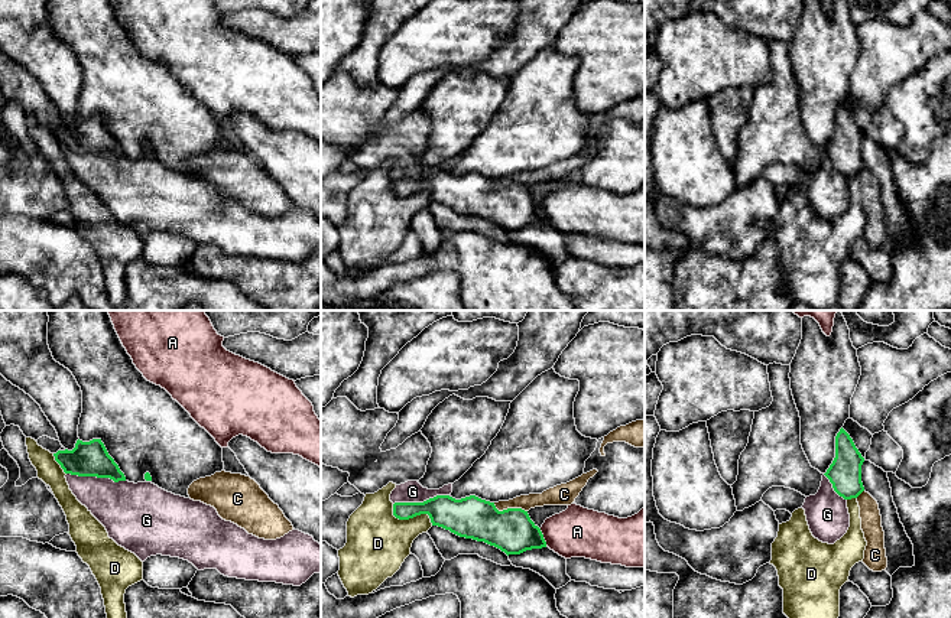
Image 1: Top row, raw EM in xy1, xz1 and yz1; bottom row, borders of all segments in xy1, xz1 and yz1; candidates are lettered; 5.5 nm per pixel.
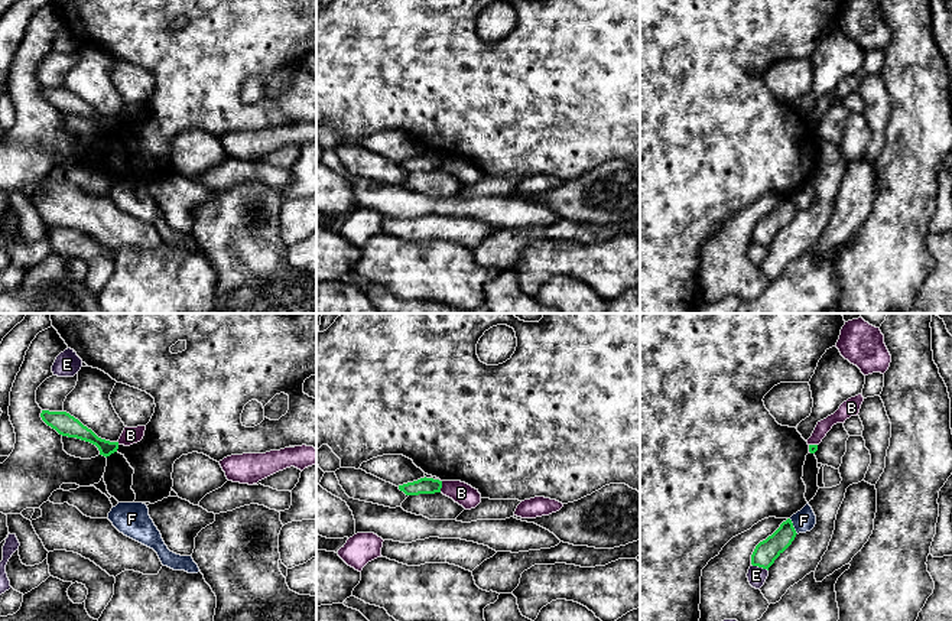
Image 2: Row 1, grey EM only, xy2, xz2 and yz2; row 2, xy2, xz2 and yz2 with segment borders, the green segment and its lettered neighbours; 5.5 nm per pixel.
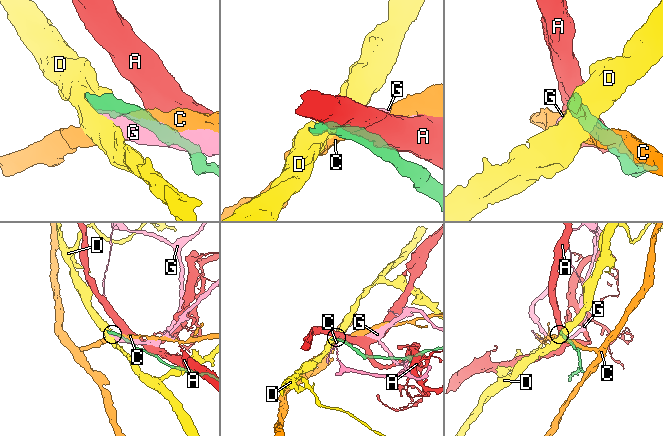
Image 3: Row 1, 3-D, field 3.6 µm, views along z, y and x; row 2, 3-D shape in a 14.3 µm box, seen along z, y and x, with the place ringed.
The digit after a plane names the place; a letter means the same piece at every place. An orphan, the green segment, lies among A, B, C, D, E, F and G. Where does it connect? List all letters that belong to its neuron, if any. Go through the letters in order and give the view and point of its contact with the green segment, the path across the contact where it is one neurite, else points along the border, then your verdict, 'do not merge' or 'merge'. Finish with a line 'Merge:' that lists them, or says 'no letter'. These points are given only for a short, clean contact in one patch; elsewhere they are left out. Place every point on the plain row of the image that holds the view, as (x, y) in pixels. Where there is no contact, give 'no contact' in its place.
A: meets green in xz1 at (542, 214); border along xz1 (539, 205), (547, 221); do not merge
B: meets green in xz2 at (441, 163); border along xz2 (442, 158), (439, 168); do not merge
C: meets green in xz1 at (509, 185); do not merge
D: meets green in xz1 at (411, 194); do not merge
E: meets green in yz2 at (760, 243); do not merge
F: meets green in yz2 at (792, 202); do not merge
G: meets green in xy1 at (96, 152); border along xy1 (67, 149), (125, 158); do not merge
Merge: no letter

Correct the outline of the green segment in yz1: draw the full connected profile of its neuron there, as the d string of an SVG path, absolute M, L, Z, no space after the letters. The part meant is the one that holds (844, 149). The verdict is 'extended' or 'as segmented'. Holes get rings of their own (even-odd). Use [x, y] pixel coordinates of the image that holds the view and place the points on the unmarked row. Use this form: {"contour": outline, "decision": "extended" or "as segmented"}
{"contour": "M841 104L835 113L835 134L824 150L834 167L844 176L857 175L863 167L861 142L864 134L850 111Z", "decision": "as segmented"}

